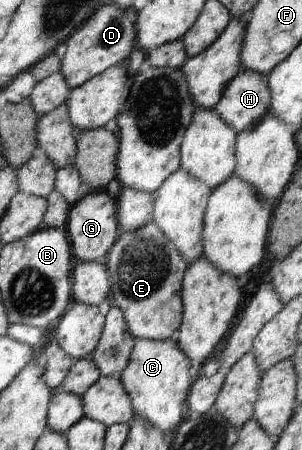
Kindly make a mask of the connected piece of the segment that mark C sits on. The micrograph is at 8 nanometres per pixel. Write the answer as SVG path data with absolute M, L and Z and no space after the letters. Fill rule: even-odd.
M136 339L130 363L120 379L132 400L135 416L146 418L162 434L172 433L173 428L178 428L184 420L184 406L195 382L188 374L191 366L185 350L174 339Z

